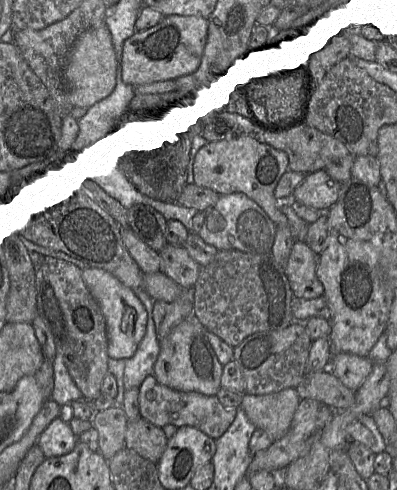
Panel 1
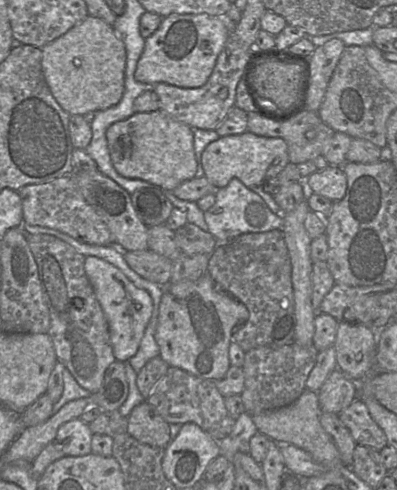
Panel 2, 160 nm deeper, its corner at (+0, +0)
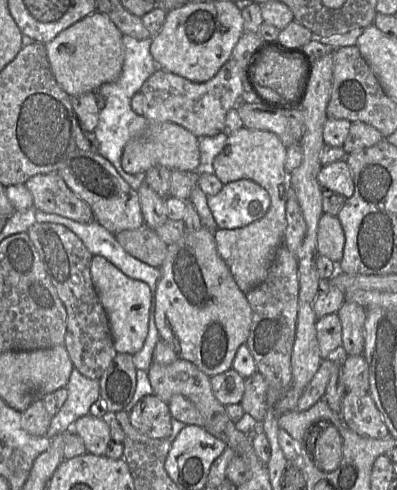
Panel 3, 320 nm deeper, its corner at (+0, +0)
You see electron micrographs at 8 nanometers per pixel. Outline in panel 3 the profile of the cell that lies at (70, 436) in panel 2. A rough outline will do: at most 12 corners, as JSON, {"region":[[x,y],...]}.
{"region":[[88,414],[71,429],[87,453],[105,456],[112,437],[103,418]]}

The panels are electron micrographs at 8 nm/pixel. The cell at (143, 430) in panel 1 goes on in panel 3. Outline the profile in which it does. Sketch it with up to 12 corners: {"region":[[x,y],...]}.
{"region":[[141,398],[129,413],[131,425],[152,439],[172,431],[167,403]]}

